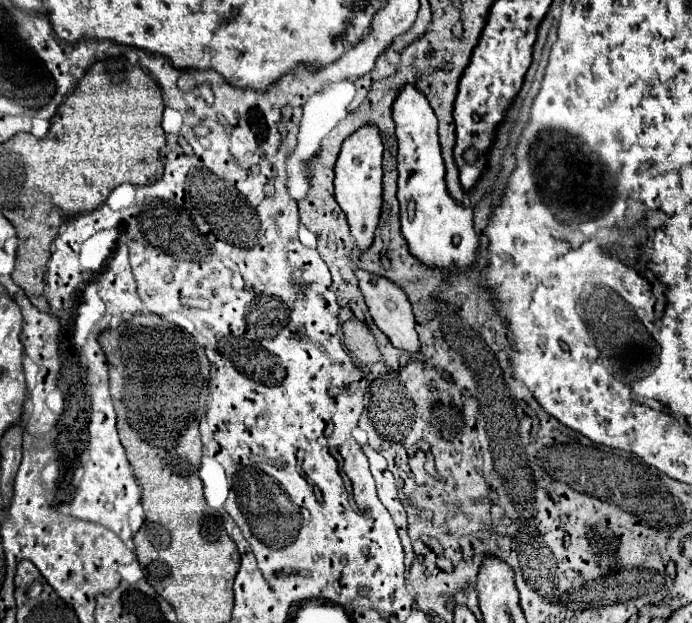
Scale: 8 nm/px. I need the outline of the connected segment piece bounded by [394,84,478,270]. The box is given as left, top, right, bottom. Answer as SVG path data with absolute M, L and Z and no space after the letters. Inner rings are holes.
M406 86L394 102L394 122L398 136L398 200L402 234L410 252L430 268L468 268L476 260L478 236L472 226L472 208L456 202L446 188L446 168L438 144L438 122L426 96L414 86ZM408 202L416 202L414 218L408 216Z

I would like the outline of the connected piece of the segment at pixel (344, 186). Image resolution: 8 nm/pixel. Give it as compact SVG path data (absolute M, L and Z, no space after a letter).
M362 126L360 132L354 132L342 144L340 156L336 160L336 178L334 178L334 196L342 212L346 214L350 234L356 240L360 250L368 250L374 240L374 230L380 220L382 208L382 138L376 126Z

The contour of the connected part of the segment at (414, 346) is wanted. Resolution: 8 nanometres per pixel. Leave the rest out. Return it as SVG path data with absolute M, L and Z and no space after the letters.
M356 270L356 278L360 282L360 290L364 294L364 300L370 308L370 316L374 318L376 326L388 336L388 340L406 352L420 352L420 340L418 334L414 330L414 314L412 314L412 306L406 298L406 294L388 278L384 276L376 276L376 274L368 274L366 270Z

